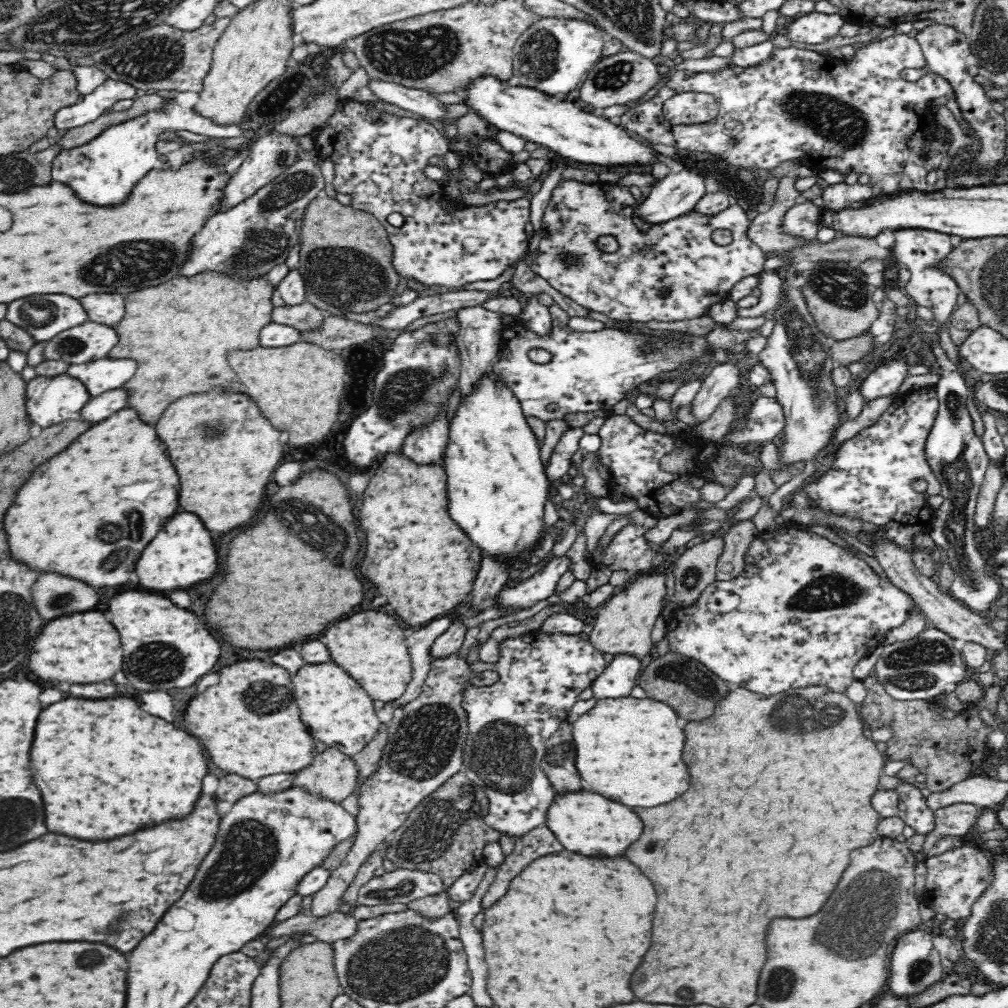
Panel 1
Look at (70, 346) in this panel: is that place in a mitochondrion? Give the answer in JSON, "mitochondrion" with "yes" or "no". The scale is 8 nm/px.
{"mitochondrion":"yes"}

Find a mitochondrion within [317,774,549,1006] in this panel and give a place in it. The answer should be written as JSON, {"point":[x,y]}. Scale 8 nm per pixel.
{"point":[410,961]}

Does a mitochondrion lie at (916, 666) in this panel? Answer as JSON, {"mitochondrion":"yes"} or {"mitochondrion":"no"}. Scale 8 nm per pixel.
{"mitochondrion":"yes"}

